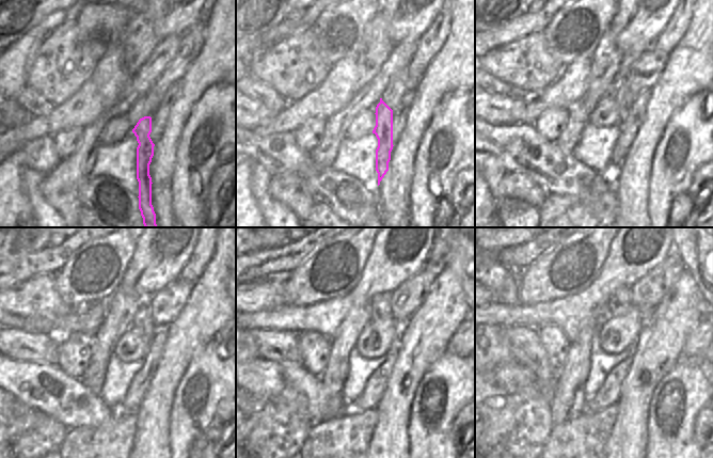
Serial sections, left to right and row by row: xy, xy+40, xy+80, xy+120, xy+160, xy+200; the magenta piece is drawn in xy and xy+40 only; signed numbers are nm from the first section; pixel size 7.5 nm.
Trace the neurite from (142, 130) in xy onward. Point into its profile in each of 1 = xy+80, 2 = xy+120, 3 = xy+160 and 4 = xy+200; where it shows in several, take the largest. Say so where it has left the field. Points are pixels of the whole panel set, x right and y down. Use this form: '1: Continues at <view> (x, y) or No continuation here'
1: Continues at xy+80 (623, 98)
2: Continues at xy+120 (142, 319)
3: Continues at xy+160 (380, 304)
4: Continues at xy+200 (618, 303)

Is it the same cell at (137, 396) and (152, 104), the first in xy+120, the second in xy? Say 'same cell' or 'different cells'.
different cells

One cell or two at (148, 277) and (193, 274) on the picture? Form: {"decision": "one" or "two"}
{"decision": "two"}

